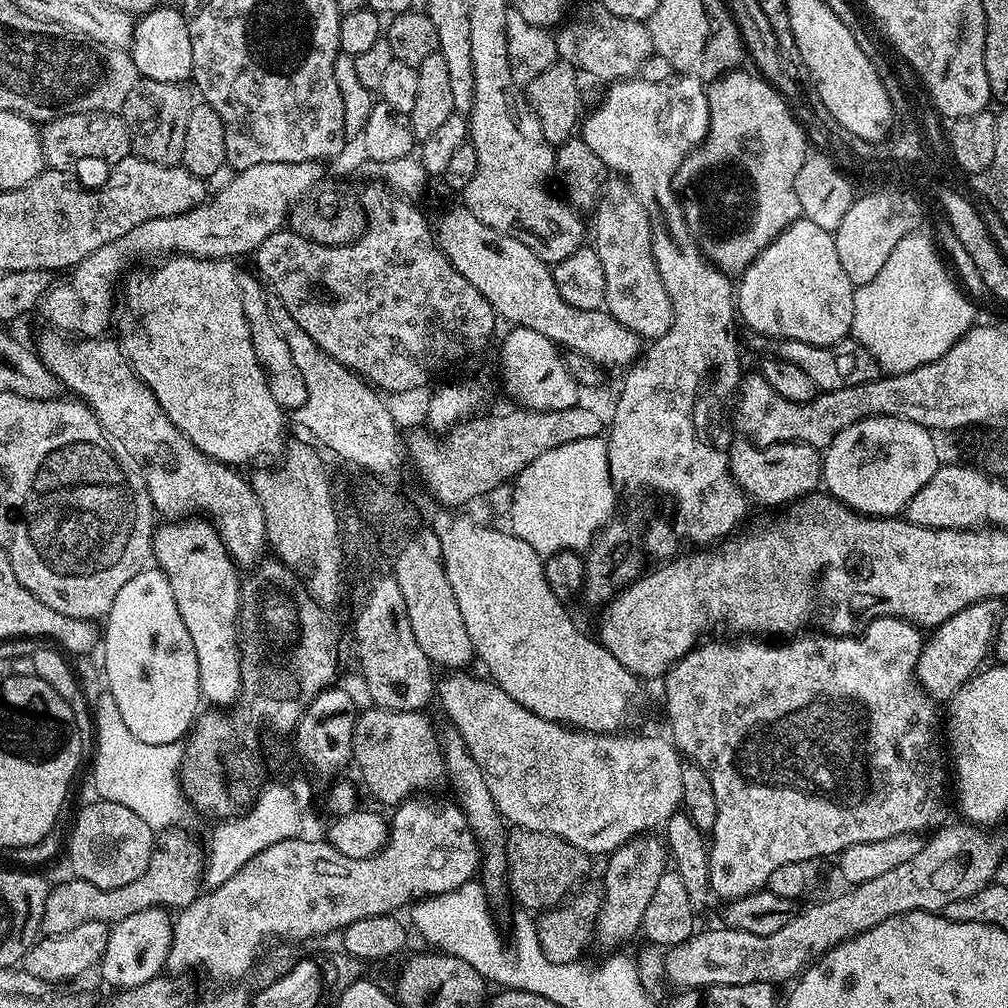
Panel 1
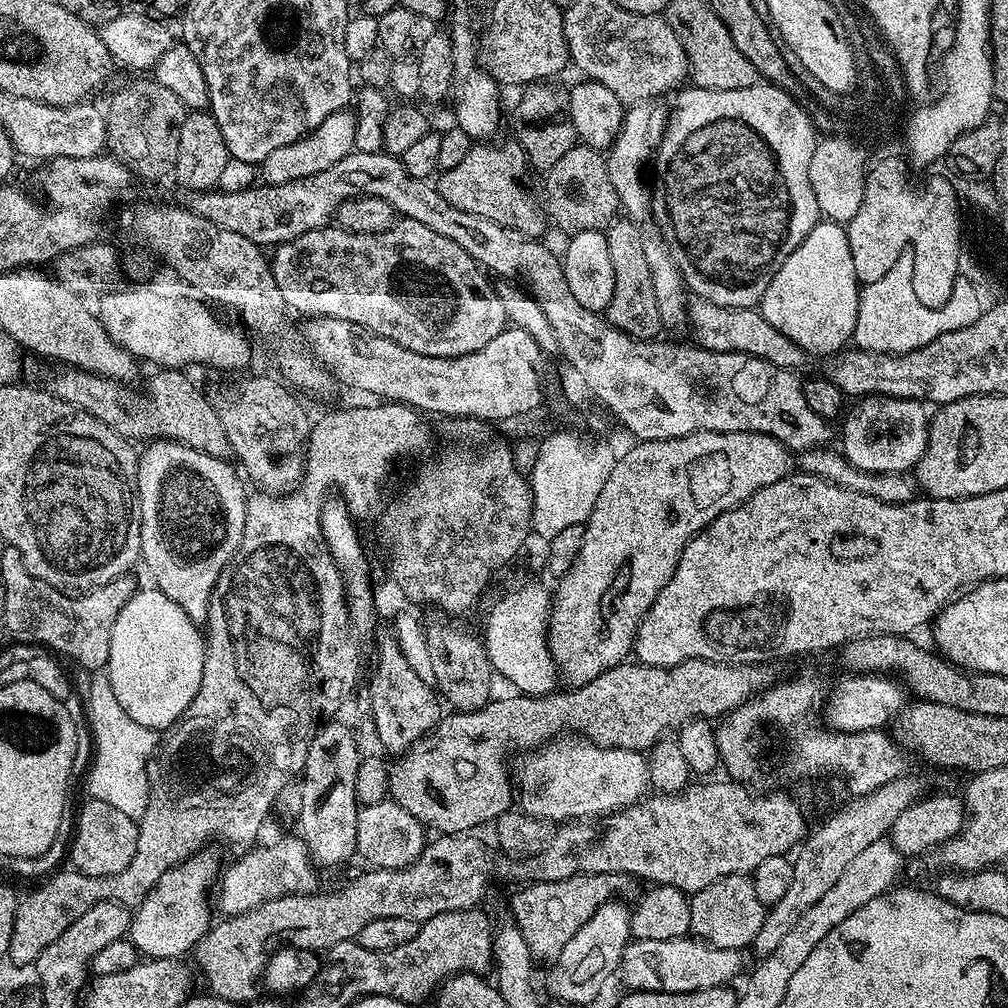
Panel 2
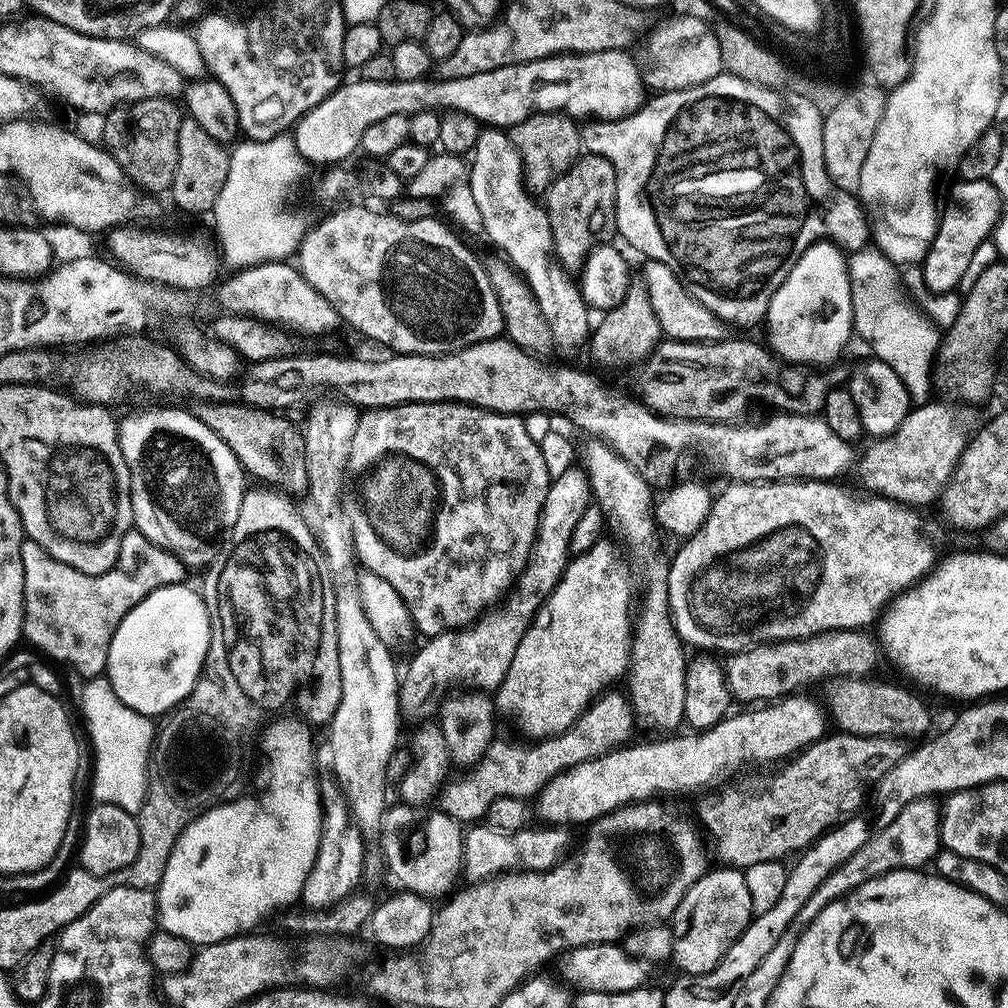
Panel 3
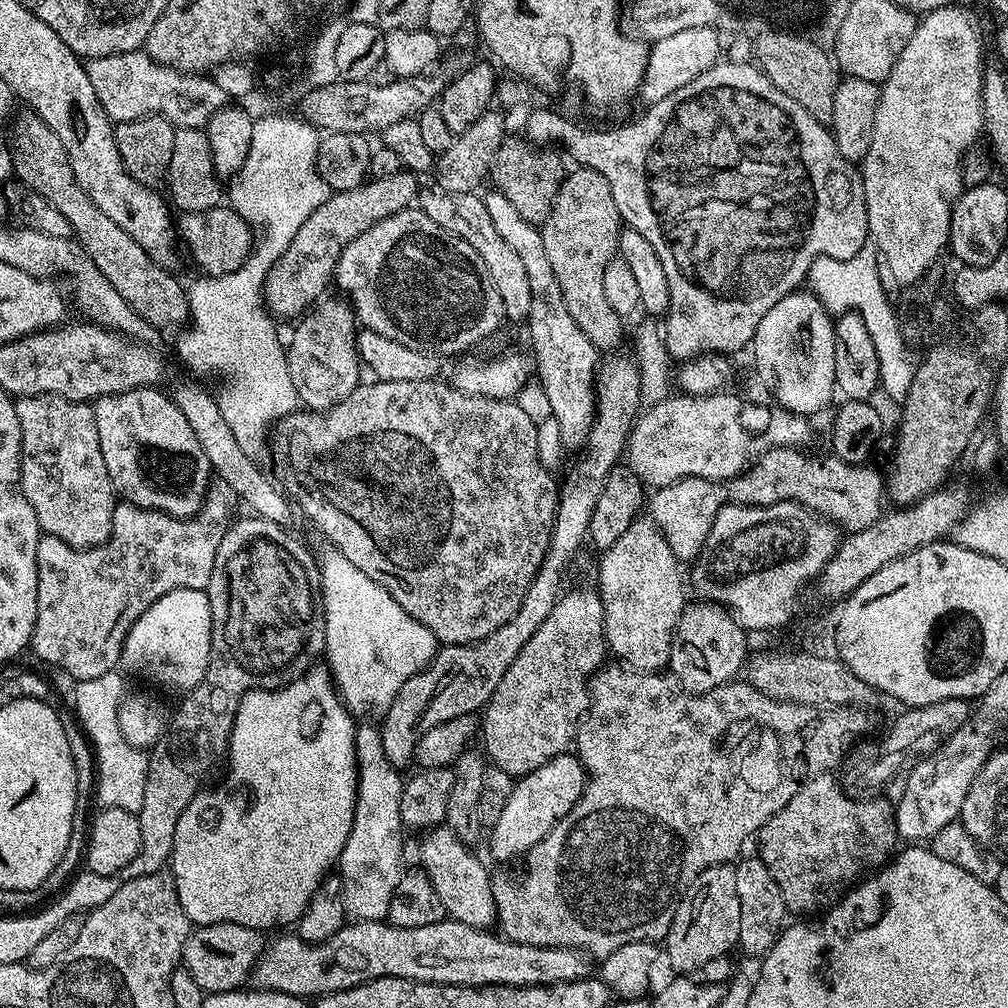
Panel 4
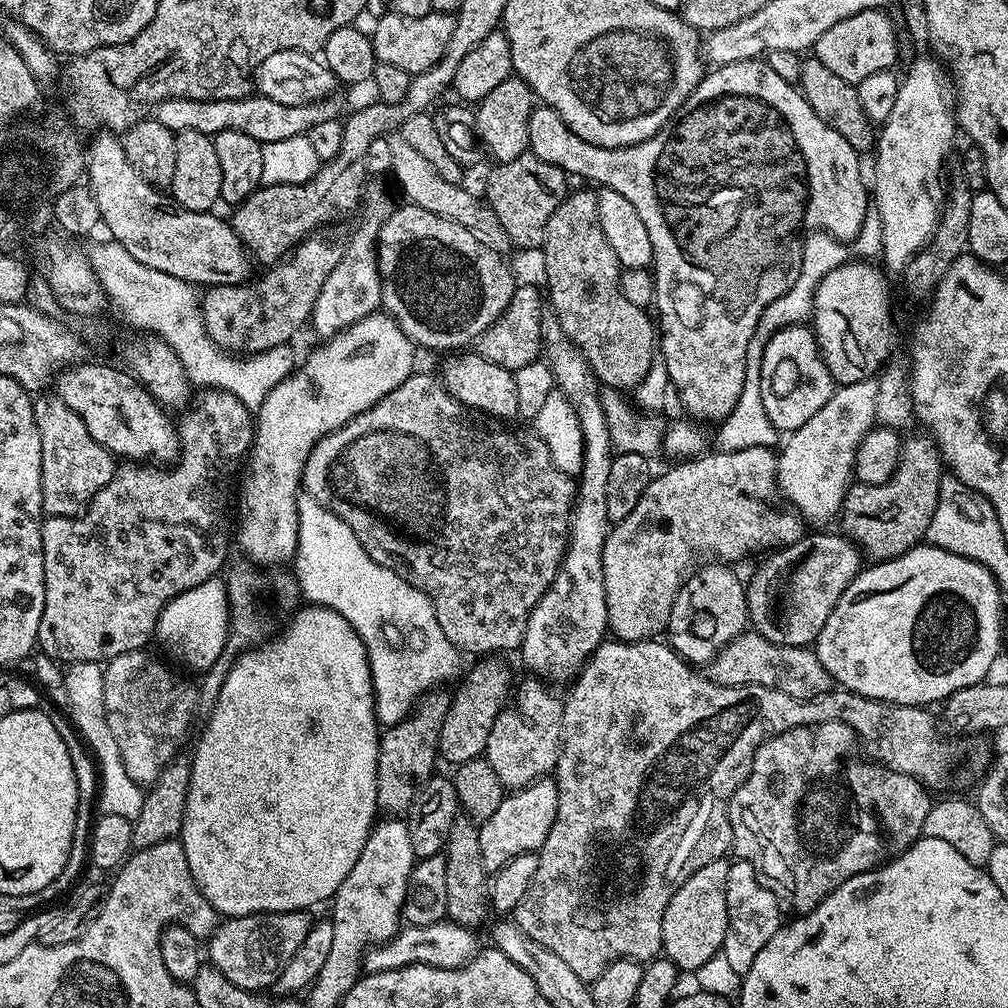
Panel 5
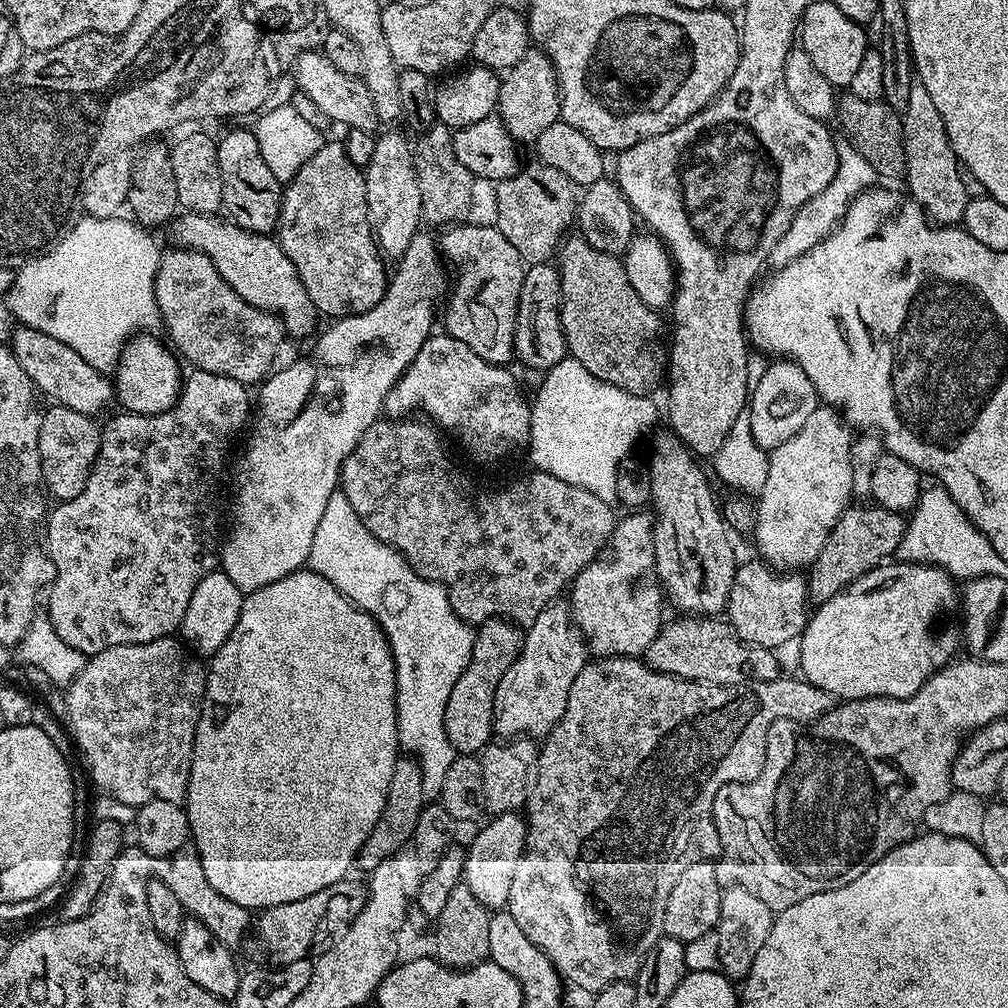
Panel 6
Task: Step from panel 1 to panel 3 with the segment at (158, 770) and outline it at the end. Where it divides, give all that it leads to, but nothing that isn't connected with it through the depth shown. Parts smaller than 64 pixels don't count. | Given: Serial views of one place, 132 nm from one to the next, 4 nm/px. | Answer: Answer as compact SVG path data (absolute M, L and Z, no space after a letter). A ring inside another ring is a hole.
M107 675L85 679L78 708L84 711L88 736L92 739L92 752L96 755L96 769L92 772L93 801L139 814L148 789L148 761L154 743L153 721L123 704L118 694L114 694L114 686L108 681Z

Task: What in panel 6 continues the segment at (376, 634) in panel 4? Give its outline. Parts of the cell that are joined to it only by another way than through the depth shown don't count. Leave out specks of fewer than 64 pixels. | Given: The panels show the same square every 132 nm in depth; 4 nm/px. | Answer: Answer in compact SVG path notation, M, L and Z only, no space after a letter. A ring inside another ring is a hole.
M339 490L330 494L330 502L326 502L326 511L322 513L322 522L318 522L318 530L314 530L307 567L326 578L326 582L333 584L351 604L356 604L363 612L369 612L379 622L384 637L392 647L392 657L396 663L396 739L399 747L403 751L405 748L408 751L405 753L420 767L425 801L435 801L439 797L446 770L458 755L454 746L450 746L450 738L446 738L444 715L450 690L454 690L454 682L462 678L466 662L470 662L470 650L476 637L473 625L454 614L450 598L441 584L422 578L406 563L401 552L395 551L391 544L374 538L374 534L366 530L358 514L354 514L354 506L350 506Z

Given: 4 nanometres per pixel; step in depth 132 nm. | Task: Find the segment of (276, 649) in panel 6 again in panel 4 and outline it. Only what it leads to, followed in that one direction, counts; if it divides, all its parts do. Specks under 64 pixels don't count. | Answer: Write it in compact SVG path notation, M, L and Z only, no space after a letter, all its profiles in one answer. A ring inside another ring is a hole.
M313 666L303 676L296 677L283 688L254 688L240 700L234 718L234 726L228 743L226 765L228 776L220 780L213 788L201 787L200 791L182 810L182 818L178 818L178 830L174 830L174 846L170 861L170 875L176 882L178 902L182 902L182 910L193 925L221 924L230 922L238 926L250 926L261 930L276 928L279 924L295 925L300 915L306 910L310 898L316 893L321 882L333 871L339 861L342 850L346 846L346 838L352 829L352 819L356 809L356 738L358 729L353 713L340 699L335 680L327 667Z

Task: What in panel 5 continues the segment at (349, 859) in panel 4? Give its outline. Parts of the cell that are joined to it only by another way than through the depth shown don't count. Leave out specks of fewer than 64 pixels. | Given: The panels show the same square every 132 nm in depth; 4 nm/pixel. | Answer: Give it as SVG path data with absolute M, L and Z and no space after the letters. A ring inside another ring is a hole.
M384 818L373 824L372 833L366 838L366 846L362 846L358 862L354 862L354 870L346 874L346 882L338 886L330 901L334 943L330 946L330 955L326 957L322 970L362 970L365 952L373 944L385 944L391 936L400 931L406 886L410 882L410 874L417 859L414 846L410 846L407 823L403 819Z

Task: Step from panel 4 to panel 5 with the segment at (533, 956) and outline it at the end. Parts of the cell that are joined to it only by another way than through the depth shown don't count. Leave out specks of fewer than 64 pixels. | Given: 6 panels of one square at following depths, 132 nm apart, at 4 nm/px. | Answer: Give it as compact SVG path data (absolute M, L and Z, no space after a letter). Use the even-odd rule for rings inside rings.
M445 918L434 926L414 926L409 924L401 927L395 936L391 936L385 944L373 944L364 954L362 968L365 973L381 972L382 970L398 970L411 964L425 964L439 968L461 968L470 962L481 951L482 944L476 941L477 933L461 924L452 923Z

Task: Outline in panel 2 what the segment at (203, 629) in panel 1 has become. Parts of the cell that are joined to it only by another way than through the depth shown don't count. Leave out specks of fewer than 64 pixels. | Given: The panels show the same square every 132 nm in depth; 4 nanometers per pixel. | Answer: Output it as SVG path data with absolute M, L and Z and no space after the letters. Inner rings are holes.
M156 438L148 446L145 452L139 453L136 461L136 503L140 505L140 560L148 567L153 580L151 583L159 592L166 594L170 602L182 606L184 613L196 625L204 626L208 622L208 607L214 586L222 570L238 550L238 542L242 542L248 509L248 500L244 496L245 481L235 467L232 469L228 465L227 459L219 460L178 440Z

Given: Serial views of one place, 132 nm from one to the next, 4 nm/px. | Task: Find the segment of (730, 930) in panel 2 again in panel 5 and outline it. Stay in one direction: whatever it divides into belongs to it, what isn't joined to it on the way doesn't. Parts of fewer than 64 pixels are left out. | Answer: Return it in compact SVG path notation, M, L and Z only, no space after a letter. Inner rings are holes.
M727 859L706 862L702 870L694 870L670 898L666 914L662 914L662 952L681 972L694 974L698 968L714 955L722 952L726 938L726 874Z

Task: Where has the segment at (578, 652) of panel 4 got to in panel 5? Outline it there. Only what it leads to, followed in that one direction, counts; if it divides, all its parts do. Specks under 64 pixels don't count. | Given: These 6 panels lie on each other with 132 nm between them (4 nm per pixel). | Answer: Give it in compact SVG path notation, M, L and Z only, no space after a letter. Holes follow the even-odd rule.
M527 678L515 685L514 695L503 712L494 718L484 756L494 766L494 774L504 783L505 789L525 788L535 780L543 780L555 773L560 757L560 731L564 700L551 692L540 678Z

